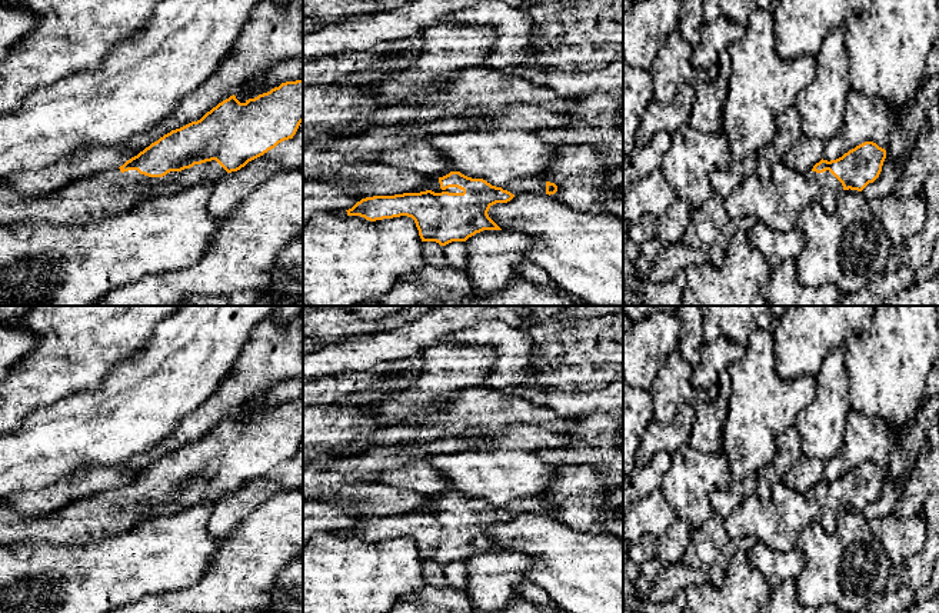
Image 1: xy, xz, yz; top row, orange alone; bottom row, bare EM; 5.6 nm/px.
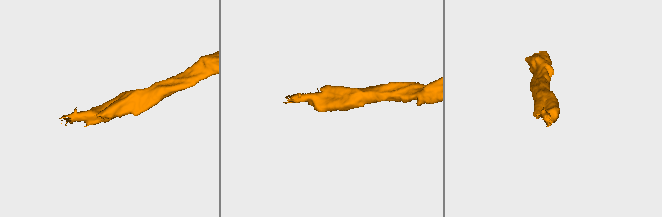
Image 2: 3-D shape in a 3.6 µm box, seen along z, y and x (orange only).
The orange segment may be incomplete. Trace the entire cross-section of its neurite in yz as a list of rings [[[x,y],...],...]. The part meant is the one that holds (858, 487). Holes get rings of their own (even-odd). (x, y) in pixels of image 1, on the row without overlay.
[[[865,462],[836,480],[820,480],[810,492],[818,502],[822,514],[820,522],[828,533],[836,529],[836,520],[842,510],[862,512],[873,503],[886,479],[886,470],[873,462]]]

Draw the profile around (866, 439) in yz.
[[[850,410],[843,446],[826,462],[823,480],[836,480],[865,462],[873,462],[886,470],[890,454],[902,439],[885,420]]]

